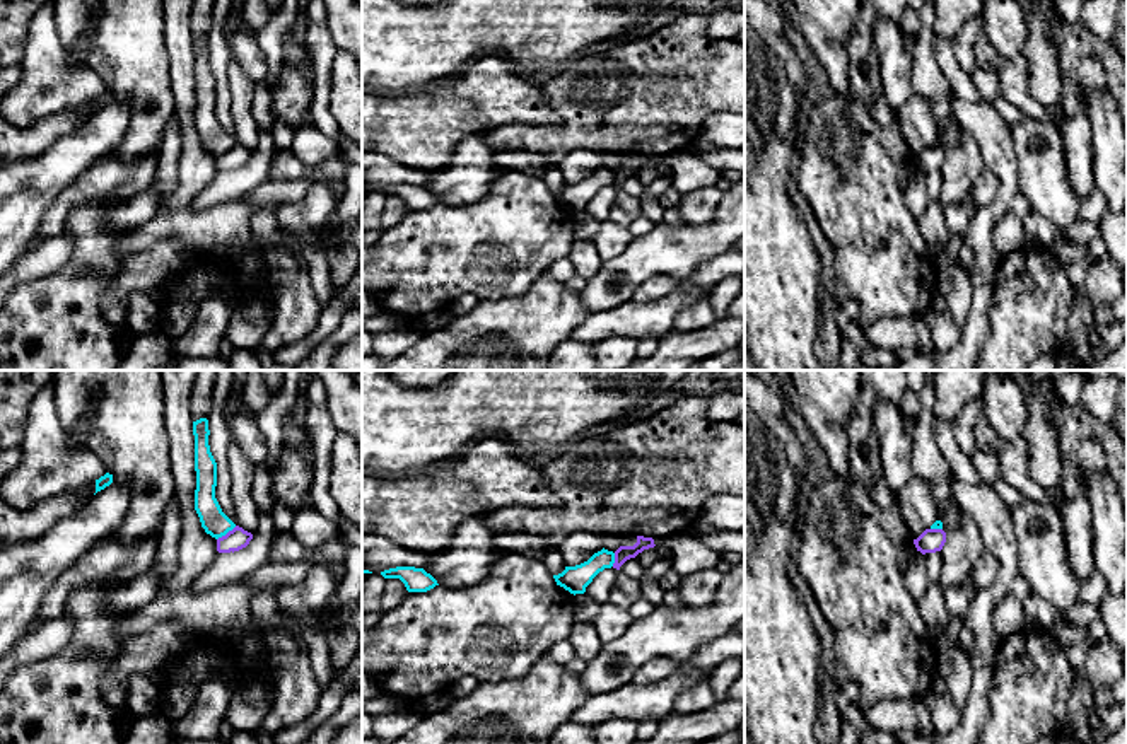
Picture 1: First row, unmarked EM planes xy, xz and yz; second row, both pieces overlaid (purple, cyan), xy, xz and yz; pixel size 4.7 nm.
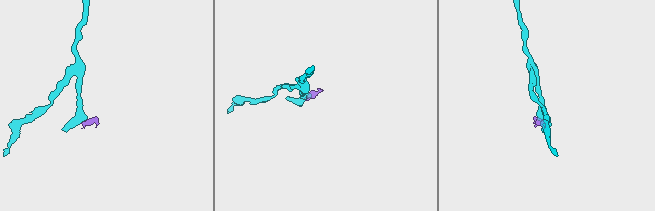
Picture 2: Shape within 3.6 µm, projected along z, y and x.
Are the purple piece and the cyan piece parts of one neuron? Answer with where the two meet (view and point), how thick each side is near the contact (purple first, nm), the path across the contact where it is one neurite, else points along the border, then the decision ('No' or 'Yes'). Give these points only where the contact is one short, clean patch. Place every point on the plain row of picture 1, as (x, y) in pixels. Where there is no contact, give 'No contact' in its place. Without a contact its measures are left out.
Touches purple at xy (227, 151). Thickness 100 nm (purple) against 120 nm. Boundary: xy (236, 144), (217, 157). No

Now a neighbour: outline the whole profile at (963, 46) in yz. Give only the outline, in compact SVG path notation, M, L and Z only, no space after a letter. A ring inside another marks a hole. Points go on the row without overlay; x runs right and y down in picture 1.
M968 19L958 39L953 43L958 63L966 73L972 73L972 70L977 65L973 56L973 44L978 36L980 36L980 20Z

